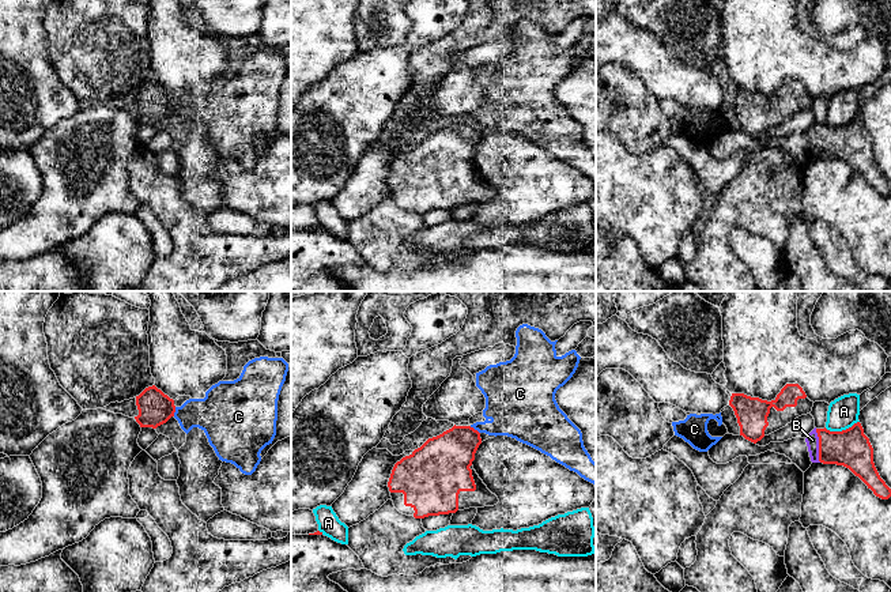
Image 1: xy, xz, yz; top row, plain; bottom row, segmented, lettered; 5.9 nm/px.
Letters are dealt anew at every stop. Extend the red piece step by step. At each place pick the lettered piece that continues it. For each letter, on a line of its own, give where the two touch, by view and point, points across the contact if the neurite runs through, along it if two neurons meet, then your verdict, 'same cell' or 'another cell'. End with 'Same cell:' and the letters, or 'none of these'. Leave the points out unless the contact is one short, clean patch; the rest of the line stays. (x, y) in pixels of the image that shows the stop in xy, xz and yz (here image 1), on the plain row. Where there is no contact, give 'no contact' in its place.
A: meets red in yz at (842, 125); another cell
B: meets red in yz at (819, 140); same cell
C: meets red in xz at (474, 124); border along xz (469, 121), (479, 128); another cell
Same cell: B

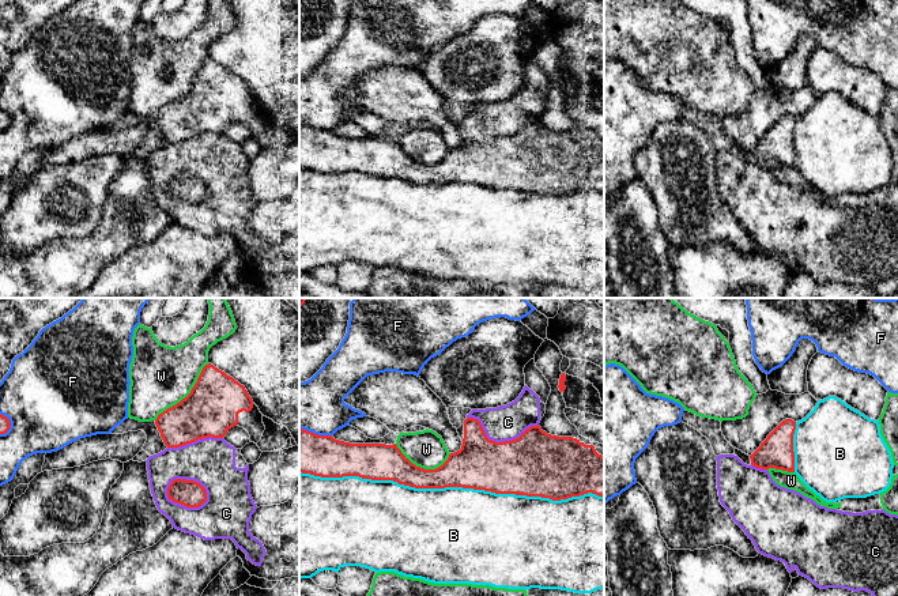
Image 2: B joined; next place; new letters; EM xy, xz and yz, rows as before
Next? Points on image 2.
B: meets red in xz at (452, 181); another cell
C: meets red in xy at (184, 200); another cell
F: meets red in xz at (316, 129); another cell
W: meets red in xy at (188, 90); another cell
Same cell: none of these

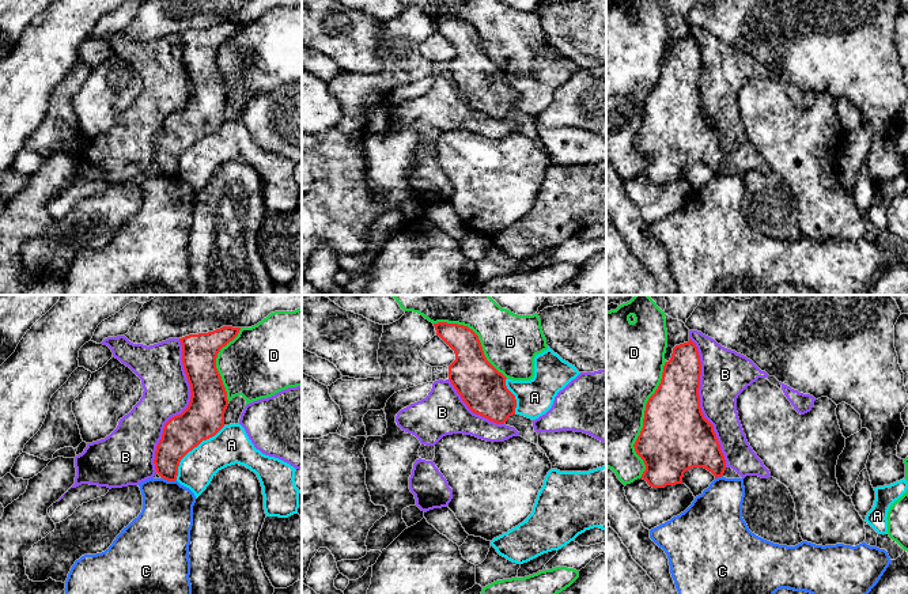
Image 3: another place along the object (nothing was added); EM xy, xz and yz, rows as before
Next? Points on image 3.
A: meets red in xy at (193, 143); another cell
B: meets red in xy at (186, 103); another cell
C: meets red in xy at (169, 176); another cell
D: meets red in yz at (643, 116); another cell
Same cell: none of these

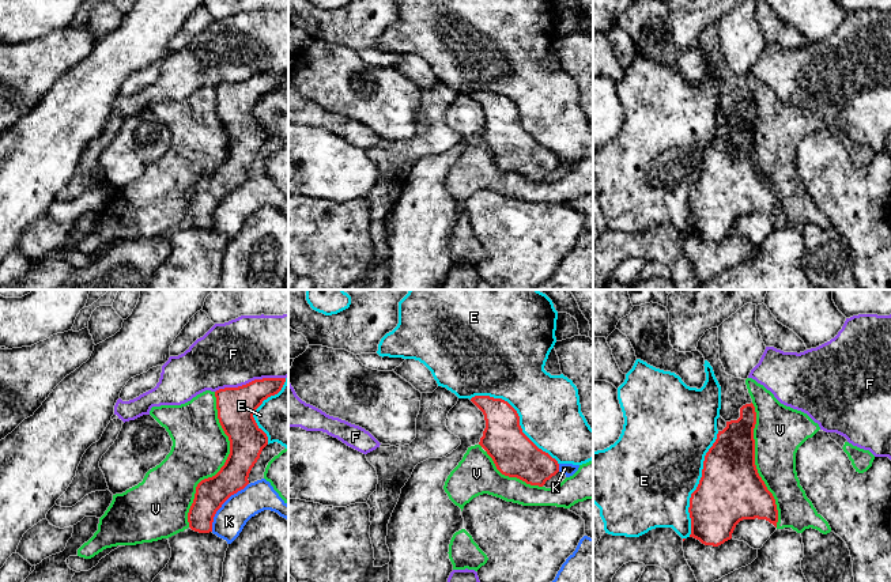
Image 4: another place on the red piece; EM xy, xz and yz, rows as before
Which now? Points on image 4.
E: meets red in yz at (698, 180); another cell
F: meets red in xy at (249, 78); another cell
K: meets red in xy at (222, 199); another cell
V: meets red in xy at (225, 158); another cell
Same cell: none of these

